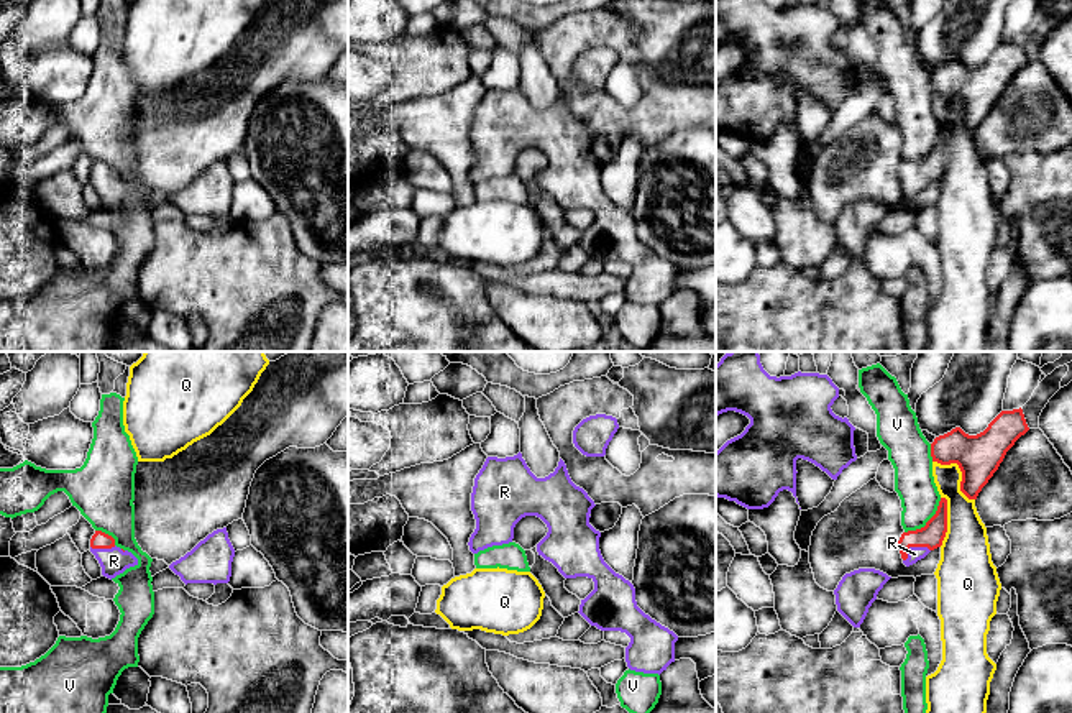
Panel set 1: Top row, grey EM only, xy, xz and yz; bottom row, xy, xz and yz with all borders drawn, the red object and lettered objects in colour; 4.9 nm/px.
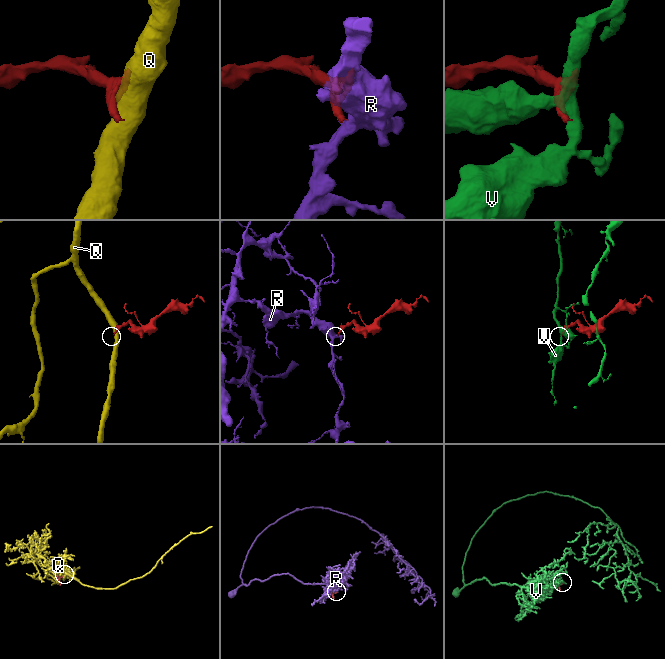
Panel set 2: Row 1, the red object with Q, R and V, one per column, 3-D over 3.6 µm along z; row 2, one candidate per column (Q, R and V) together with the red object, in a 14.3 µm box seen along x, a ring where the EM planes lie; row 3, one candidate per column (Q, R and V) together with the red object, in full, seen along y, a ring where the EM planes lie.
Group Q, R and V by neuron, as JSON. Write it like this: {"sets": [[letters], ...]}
{"sets": [["Q"], ["R"], ["V"]]}

